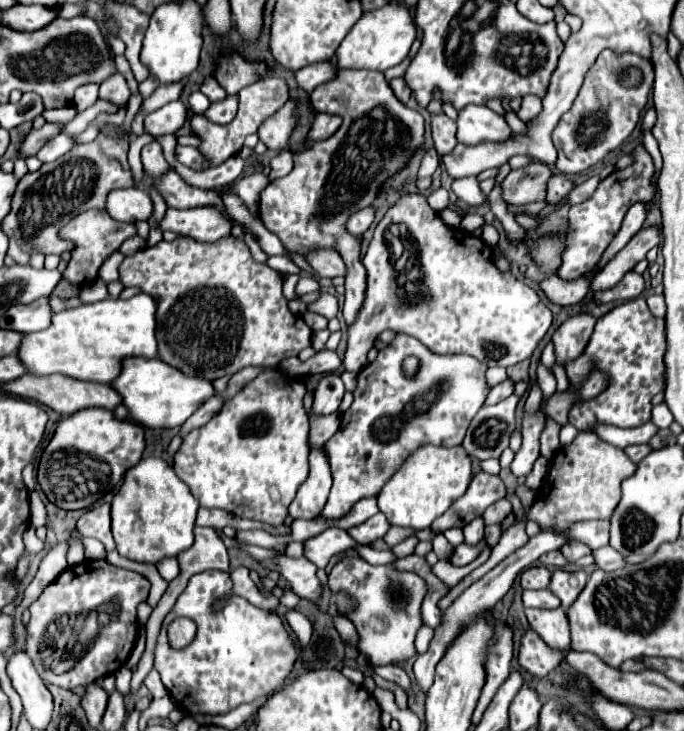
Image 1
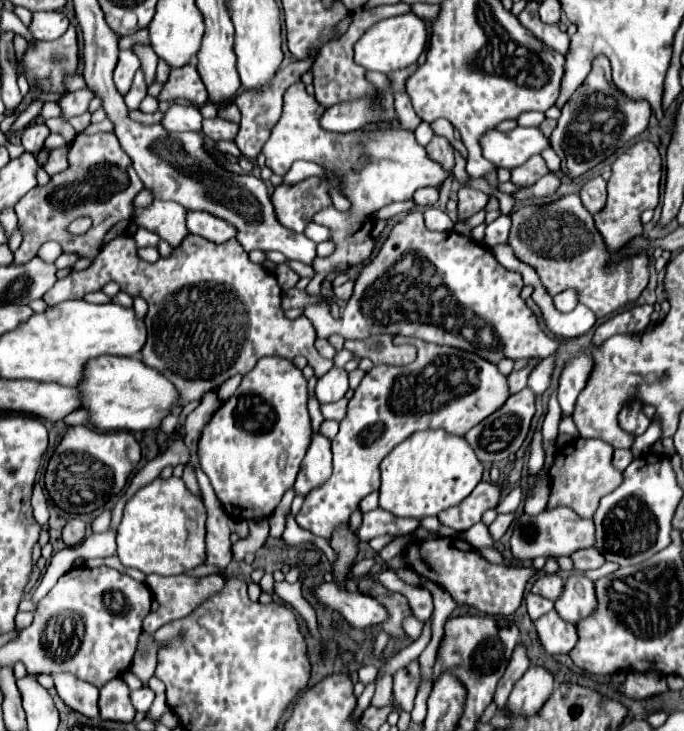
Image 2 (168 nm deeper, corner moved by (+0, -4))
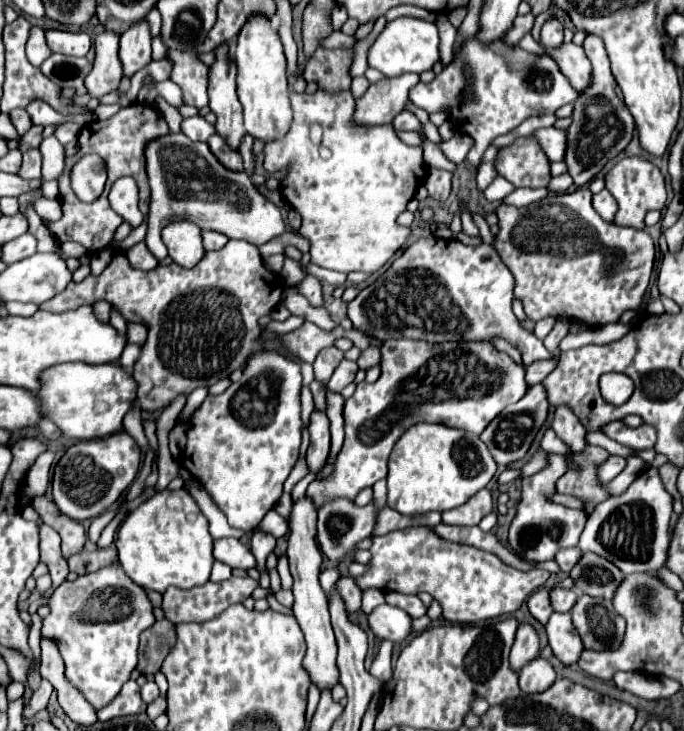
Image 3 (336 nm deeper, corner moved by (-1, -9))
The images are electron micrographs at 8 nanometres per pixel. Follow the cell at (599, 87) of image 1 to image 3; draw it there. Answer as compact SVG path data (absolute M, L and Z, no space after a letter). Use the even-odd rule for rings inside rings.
M587 35L583 49L593 65L591 85L585 91L581 91L577 101L573 103L573 115L571 115L573 123L567 127L567 149L565 149L565 163L569 175L579 187L591 181L605 167L607 161L617 157L629 145L635 131L635 121L623 101L621 89L615 85L615 79L611 75L603 41L599 41L599 37Z

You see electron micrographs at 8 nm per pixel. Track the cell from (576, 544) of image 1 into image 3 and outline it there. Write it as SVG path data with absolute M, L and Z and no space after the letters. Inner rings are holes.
M411 527L411 529L401 529L395 533L387 533L383 537L373 537L373 547L371 547L371 569L357 577L357 585L361 589L377 587L383 591L399 591L399 593L411 593L417 595L421 591L431 593L443 607L443 617L455 623L477 623L483 619L493 619L501 615L515 613L521 603L539 587L545 585L549 579L549 571L543 569L533 569L533 571L519 571L509 565L505 565L497 555L487 553L483 549L471 547L471 545L461 545L461 543L451 543L439 539L429 527Z

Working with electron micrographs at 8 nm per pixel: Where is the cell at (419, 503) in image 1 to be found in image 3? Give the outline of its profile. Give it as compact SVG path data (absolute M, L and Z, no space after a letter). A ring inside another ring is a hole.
M419 423L407 429L391 451L387 505L403 515L447 511L467 503L491 481L495 471L497 463L489 457L487 445L479 437L445 425Z

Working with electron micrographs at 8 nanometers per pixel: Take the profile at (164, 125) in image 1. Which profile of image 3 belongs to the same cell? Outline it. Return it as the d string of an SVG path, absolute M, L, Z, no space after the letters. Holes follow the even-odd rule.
M195 115L195 117L183 119L181 131L183 131L191 141L207 141L209 135L215 133L215 127L213 127L211 123L207 123L201 115Z

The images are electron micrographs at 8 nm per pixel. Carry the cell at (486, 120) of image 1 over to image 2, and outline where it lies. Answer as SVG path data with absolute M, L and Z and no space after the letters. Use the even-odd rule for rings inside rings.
M516 126L510 132L490 130L480 140L484 158L490 160L496 168L516 168L524 164L532 154L540 154L550 148L548 138L540 128L520 128Z

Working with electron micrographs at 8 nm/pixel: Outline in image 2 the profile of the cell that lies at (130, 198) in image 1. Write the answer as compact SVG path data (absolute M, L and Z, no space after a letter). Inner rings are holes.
M154 200L150 208L136 208L132 220L136 220L138 226L156 232L172 248L178 248L178 244L190 234L186 228L186 208L176 202Z

